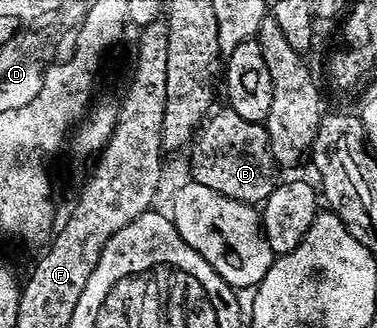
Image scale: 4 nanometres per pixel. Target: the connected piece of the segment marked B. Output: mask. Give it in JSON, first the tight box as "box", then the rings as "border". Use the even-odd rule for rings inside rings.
{"box":[189,106,272,206],"border":[[[222,106],[222,109],[216,112],[197,129],[189,145],[189,179],[233,200],[243,200],[245,204],[255,206],[261,205],[270,196],[272,187],[272,161],[270,148],[266,145],[265,127],[261,123],[248,122],[248,118],[240,118],[240,114],[236,114],[236,110],[229,106]]]}

